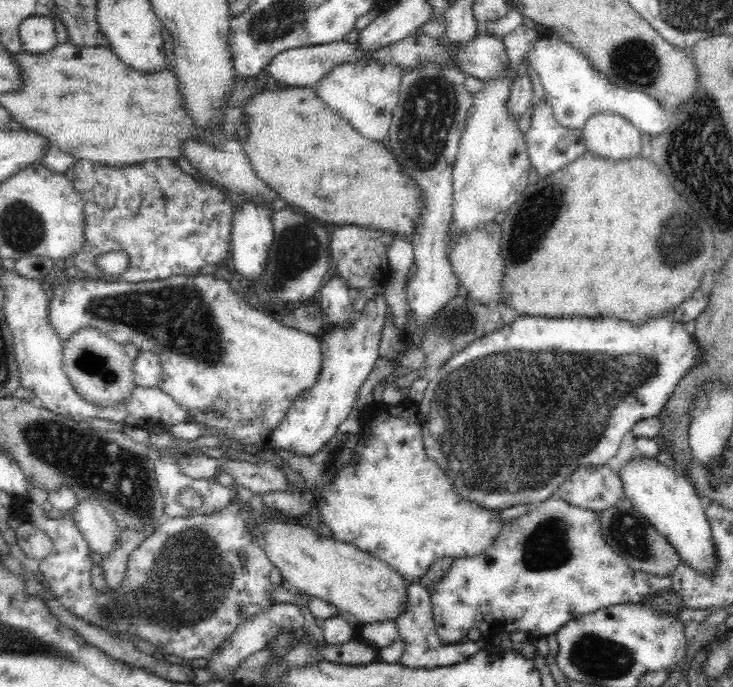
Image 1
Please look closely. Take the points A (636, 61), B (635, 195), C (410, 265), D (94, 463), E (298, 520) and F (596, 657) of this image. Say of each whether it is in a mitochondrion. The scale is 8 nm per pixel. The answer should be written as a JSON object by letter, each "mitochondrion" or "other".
{"A":"mitochondrion","B":"other","C":"other","D":"mitochondrion","E":"other","F":"mitochondrion"}

